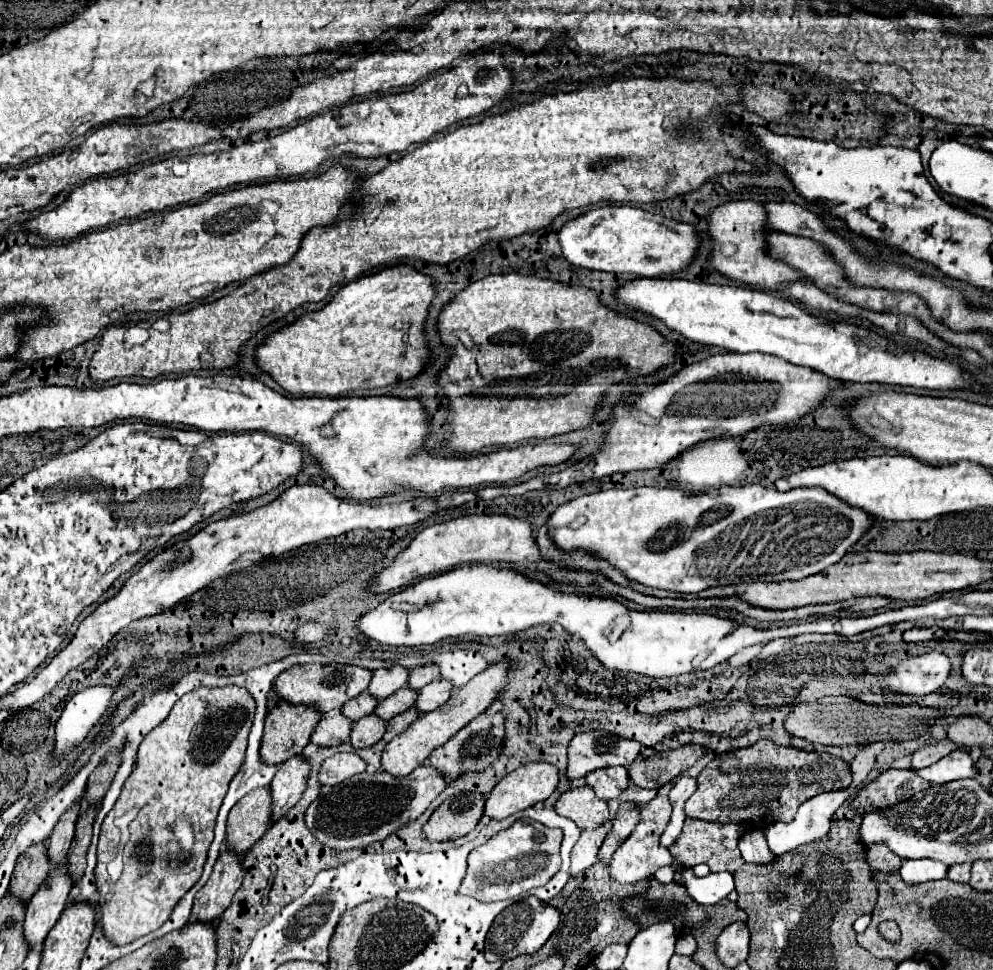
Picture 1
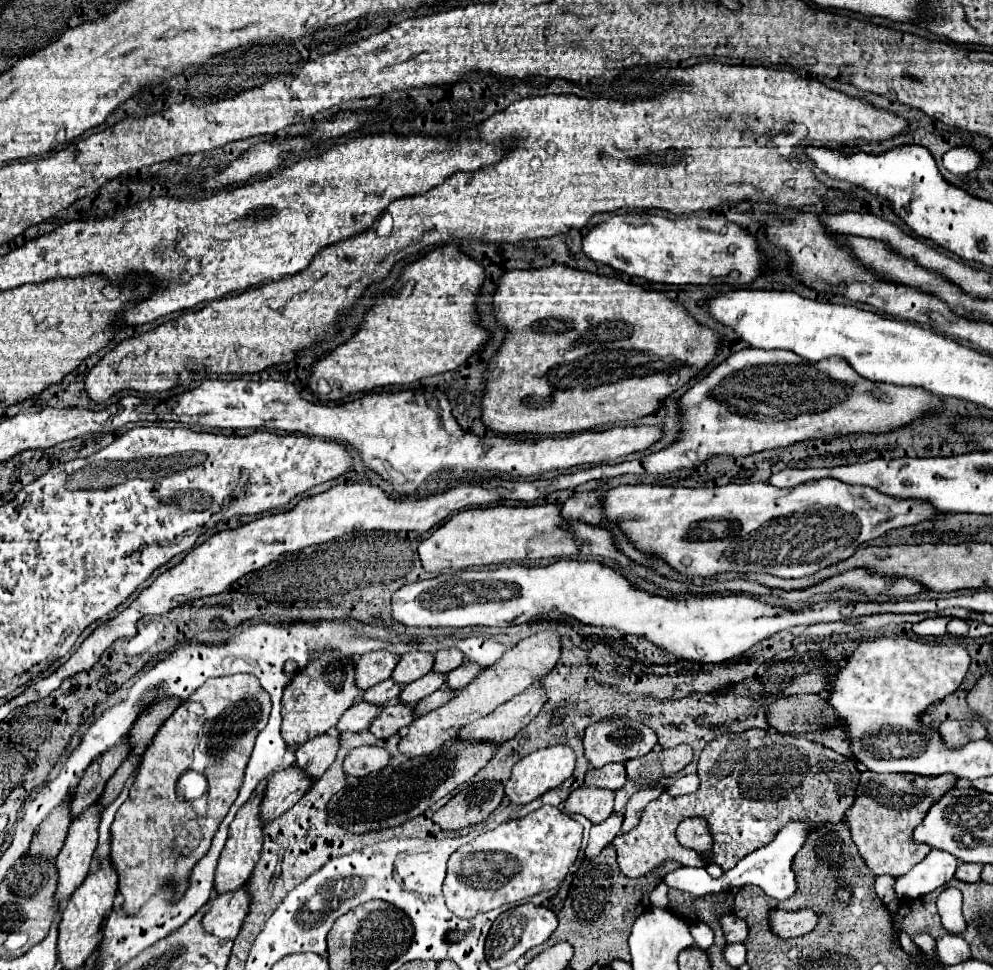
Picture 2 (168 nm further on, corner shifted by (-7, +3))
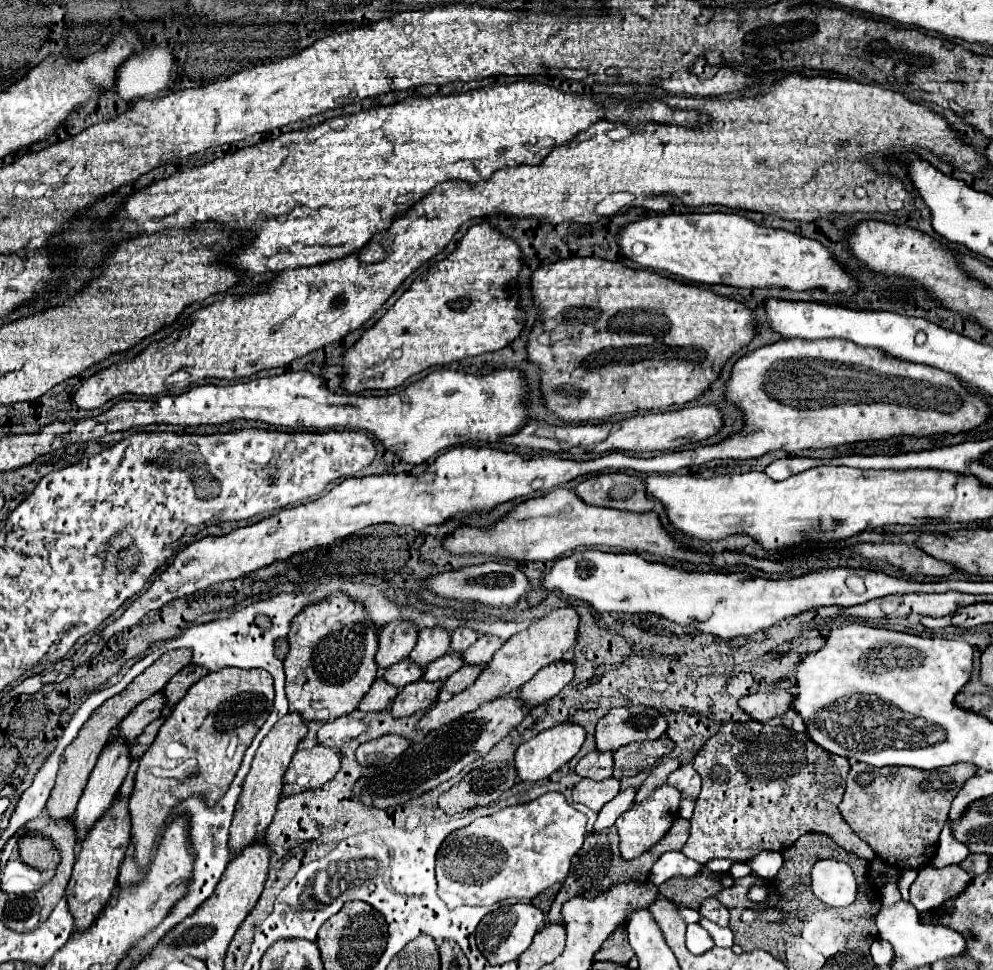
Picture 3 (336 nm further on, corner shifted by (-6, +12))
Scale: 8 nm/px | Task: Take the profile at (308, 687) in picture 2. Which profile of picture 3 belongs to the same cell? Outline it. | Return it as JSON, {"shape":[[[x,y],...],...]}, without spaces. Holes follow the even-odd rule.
{"shape":[[[336,593],[328,601],[306,607],[298,619],[294,619],[288,643],[290,651],[284,659],[286,671],[286,697],[290,703],[290,713],[300,713],[302,721],[330,721],[342,715],[352,713],[358,707],[358,701],[376,679],[376,637],[378,629],[370,627],[370,621],[364,617],[364,607],[360,603],[350,601],[346,595]]]}

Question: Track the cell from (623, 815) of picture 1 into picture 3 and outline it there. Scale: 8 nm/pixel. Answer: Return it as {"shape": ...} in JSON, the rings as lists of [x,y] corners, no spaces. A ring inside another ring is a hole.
{"shape":[[[664,759],[664,761],[646,777],[646,781],[642,783],[642,787],[636,791],[634,805],[646,801],[646,799],[654,793],[654,789],[660,787],[660,785],[664,785],[666,779],[668,779],[668,775],[670,775],[672,771],[676,771],[678,767],[680,767],[680,761],[678,761],[678,759]]]}

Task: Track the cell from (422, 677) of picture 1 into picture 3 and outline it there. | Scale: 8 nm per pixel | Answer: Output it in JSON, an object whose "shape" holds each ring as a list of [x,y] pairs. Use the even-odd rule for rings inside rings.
{"shape":[[[468,627],[456,629],[450,639],[450,653],[464,653],[480,635]]]}

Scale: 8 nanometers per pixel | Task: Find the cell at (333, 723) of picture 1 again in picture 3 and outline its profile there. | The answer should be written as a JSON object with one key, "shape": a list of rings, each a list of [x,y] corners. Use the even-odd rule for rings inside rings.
{"shape":[[[376,679],[372,683],[370,691],[358,703],[358,711],[362,711],[362,713],[386,711],[390,707],[390,703],[394,701],[394,695],[398,695],[398,689],[388,685],[384,679]]]}

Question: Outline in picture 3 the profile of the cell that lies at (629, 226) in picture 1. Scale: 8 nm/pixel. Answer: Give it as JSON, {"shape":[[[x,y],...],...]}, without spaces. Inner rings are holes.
{"shape":[[[672,213],[672,215],[654,215],[640,221],[624,225],[616,235],[616,245],[628,259],[636,261],[644,269],[656,273],[668,273],[688,283],[706,283],[706,285],[732,285],[732,287],[788,287],[794,291],[806,291],[812,287],[826,289],[828,293],[854,293],[856,281],[834,263],[830,251],[814,239],[800,237],[784,229],[772,229],[756,225],[754,221],[738,213]]]}

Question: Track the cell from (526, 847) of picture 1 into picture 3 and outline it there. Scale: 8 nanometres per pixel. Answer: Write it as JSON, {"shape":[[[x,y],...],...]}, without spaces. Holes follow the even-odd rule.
{"shape":[[[546,793],[546,795],[542,795],[542,797],[538,797],[538,799],[530,801],[530,803],[506,807],[506,809],[494,813],[494,815],[480,817],[480,819],[476,819],[474,823],[470,823],[468,827],[458,829],[458,831],[450,833],[450,835],[444,839],[444,843],[442,843],[442,847],[440,847],[440,851],[438,851],[438,855],[436,855],[438,897],[440,897],[442,901],[446,901],[450,909],[456,909],[456,907],[460,907],[460,905],[494,905],[494,903],[498,903],[498,901],[502,901],[502,899],[510,899],[510,897],[520,897],[520,899],[522,899],[522,897],[528,897],[528,899],[534,899],[536,895],[540,895],[542,891],[546,891],[546,889],[552,887],[554,883],[566,879],[568,869],[570,869],[570,859],[578,853],[578,849],[580,849],[582,843],[584,843],[584,833],[586,833],[586,815],[580,813],[580,811],[576,811],[572,805],[568,805],[568,801],[564,799],[562,793]]]}

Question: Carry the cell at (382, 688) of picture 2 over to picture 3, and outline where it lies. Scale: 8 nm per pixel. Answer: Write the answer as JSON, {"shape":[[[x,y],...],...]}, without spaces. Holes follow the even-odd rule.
{"shape":[[[404,659],[404,661],[388,667],[386,673],[384,673],[384,679],[386,679],[386,683],[390,683],[390,685],[400,689],[400,687],[406,687],[408,683],[418,681],[422,677],[422,671],[424,669],[420,665],[416,665],[410,659]]]}

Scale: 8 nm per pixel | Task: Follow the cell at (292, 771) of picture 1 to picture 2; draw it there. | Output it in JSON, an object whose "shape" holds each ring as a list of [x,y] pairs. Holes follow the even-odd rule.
{"shape":[[[323,734],[323,736],[311,738],[299,746],[299,750],[295,754],[295,758],[297,758],[295,764],[299,768],[305,768],[305,772],[313,780],[317,780],[333,764],[337,750],[339,750],[339,738]]]}

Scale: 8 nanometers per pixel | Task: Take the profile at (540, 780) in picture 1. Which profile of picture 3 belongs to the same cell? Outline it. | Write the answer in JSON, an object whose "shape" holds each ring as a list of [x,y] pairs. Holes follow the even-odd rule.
{"shape":[[[562,723],[558,727],[538,733],[536,737],[532,737],[530,741],[522,743],[516,749],[516,775],[520,777],[520,781],[528,781],[528,783],[536,783],[550,777],[580,751],[584,739],[586,739],[586,731],[574,723]]]}

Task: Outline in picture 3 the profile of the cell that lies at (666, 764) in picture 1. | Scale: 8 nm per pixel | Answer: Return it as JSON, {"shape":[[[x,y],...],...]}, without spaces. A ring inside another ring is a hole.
{"shape":[[[662,735],[650,743],[632,743],[618,751],[614,751],[614,773],[618,777],[638,775],[646,769],[654,769],[654,765],[674,749],[674,741]]]}

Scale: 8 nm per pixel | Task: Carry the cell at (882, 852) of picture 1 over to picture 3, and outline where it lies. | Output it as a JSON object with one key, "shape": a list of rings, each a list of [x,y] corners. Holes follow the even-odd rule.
{"shape":[[[854,763],[848,773],[848,787],[840,803],[840,813],[852,831],[866,841],[876,857],[896,869],[920,869],[936,853],[938,835],[946,823],[952,799],[962,783],[976,773],[972,763],[922,771],[912,767],[872,767]]]}

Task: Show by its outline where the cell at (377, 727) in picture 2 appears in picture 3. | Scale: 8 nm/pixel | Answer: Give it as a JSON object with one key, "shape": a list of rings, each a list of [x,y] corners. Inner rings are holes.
{"shape":[[[414,681],[410,685],[406,685],[394,699],[390,713],[392,717],[406,717],[406,715],[414,715],[414,713],[422,713],[428,707],[432,707],[436,703],[438,697],[438,685],[436,683],[428,683],[428,681]]]}

